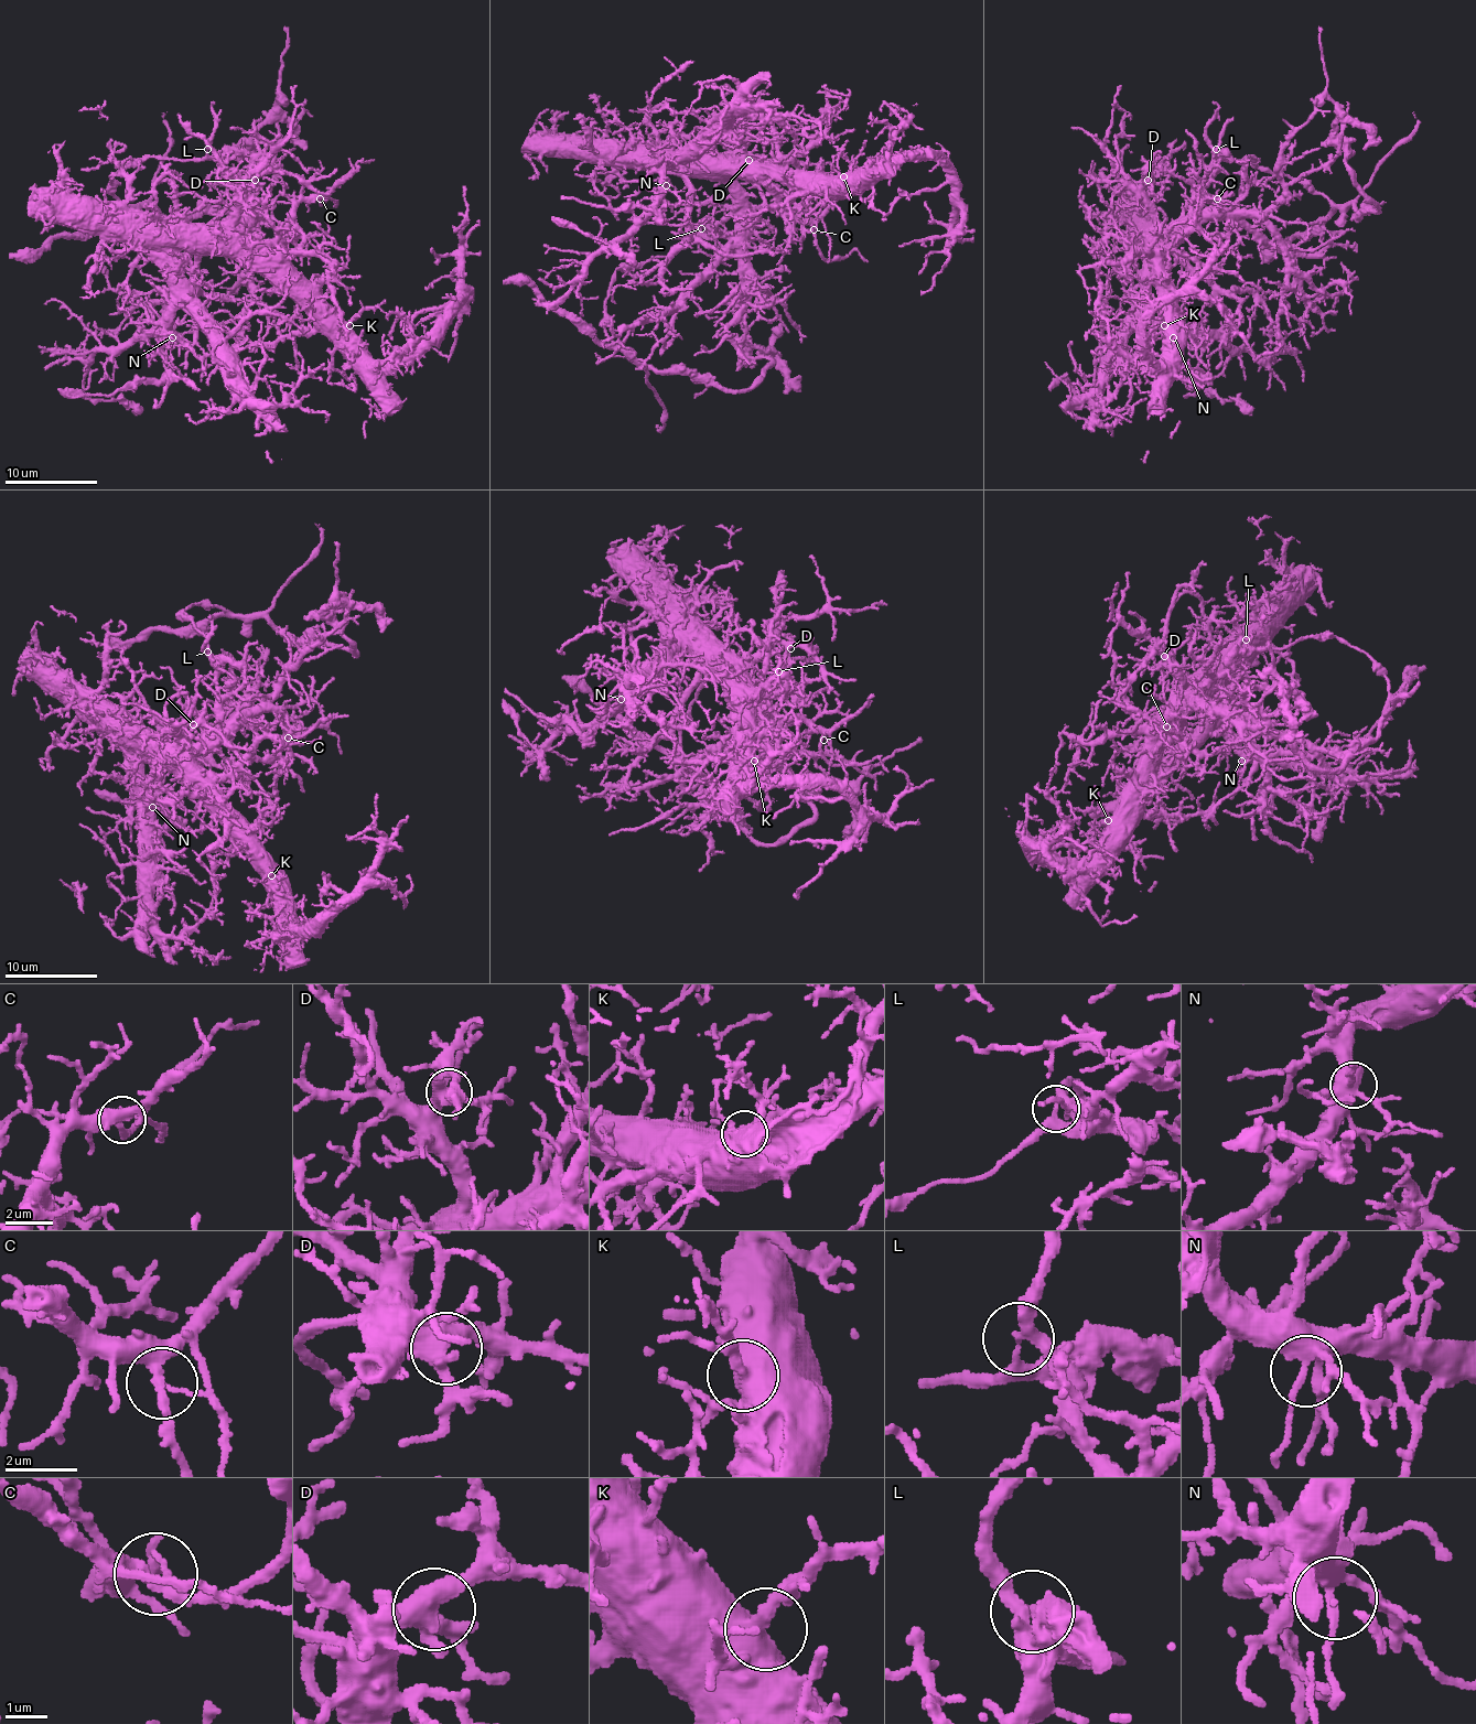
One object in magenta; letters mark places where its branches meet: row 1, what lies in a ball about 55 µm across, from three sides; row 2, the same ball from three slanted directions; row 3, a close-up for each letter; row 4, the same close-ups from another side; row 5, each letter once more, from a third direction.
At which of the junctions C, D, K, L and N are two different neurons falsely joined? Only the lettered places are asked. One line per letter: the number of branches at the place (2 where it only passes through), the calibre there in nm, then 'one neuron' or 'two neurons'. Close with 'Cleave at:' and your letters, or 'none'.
C: 3 branches meet; 300 nm thick; one neuron
D: 3 branches meet; 480 nm thick; one neuron
K: 4 branches meet; 400 nm thick; one neuron
L: 3 branches meet; 240 nm thick; two neurons
N: 4 branches meet; 400 nm thick; one neuron
Cleave at: L

